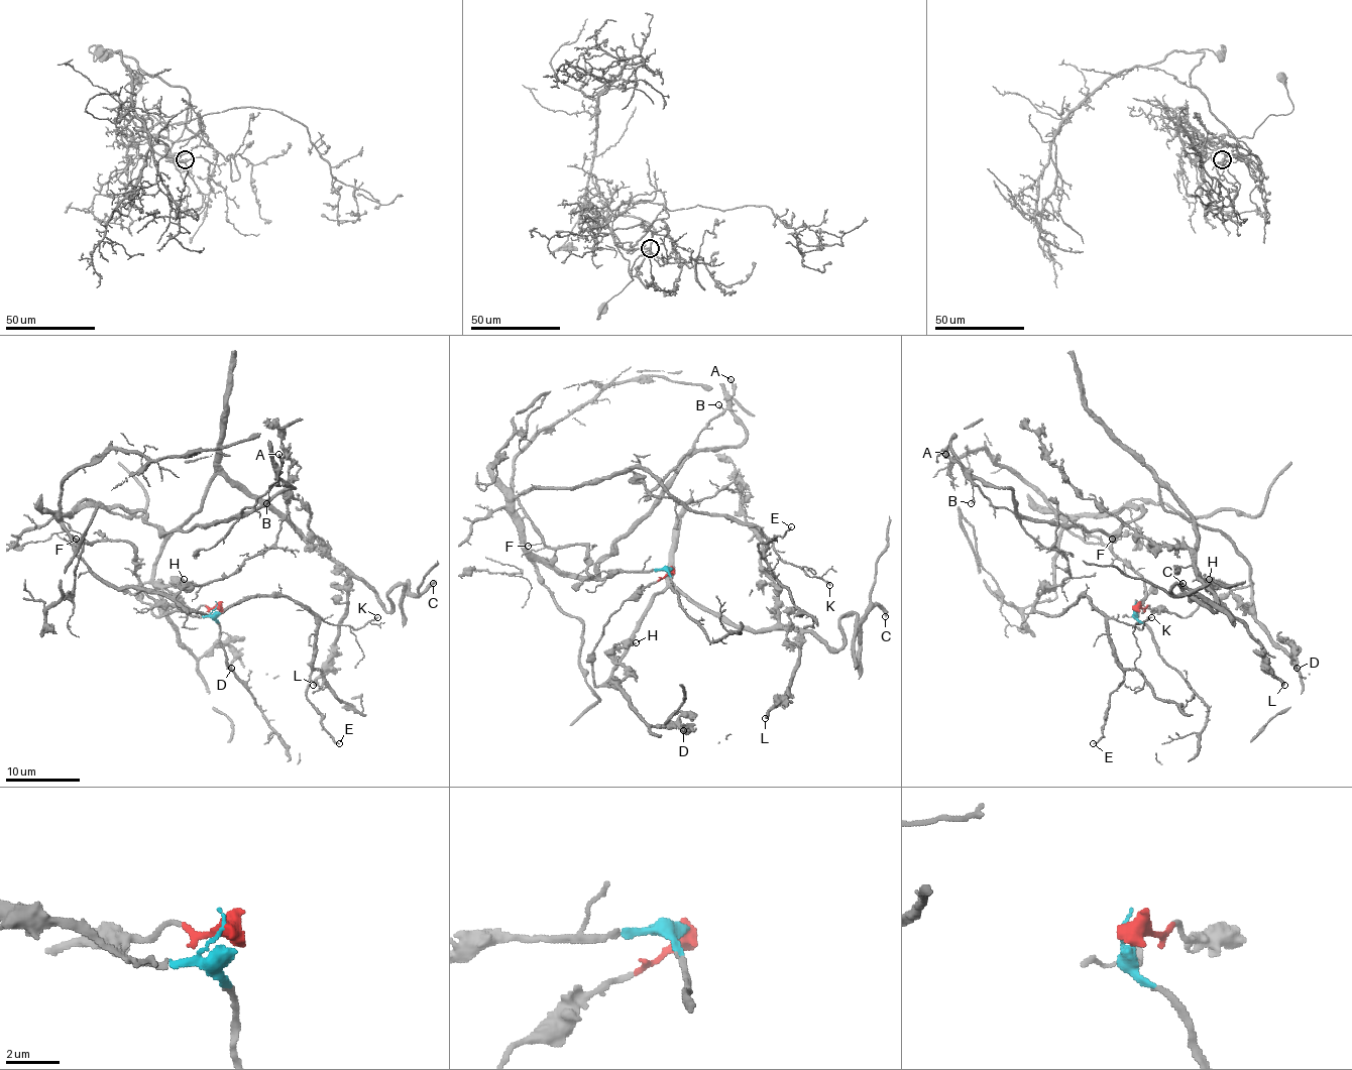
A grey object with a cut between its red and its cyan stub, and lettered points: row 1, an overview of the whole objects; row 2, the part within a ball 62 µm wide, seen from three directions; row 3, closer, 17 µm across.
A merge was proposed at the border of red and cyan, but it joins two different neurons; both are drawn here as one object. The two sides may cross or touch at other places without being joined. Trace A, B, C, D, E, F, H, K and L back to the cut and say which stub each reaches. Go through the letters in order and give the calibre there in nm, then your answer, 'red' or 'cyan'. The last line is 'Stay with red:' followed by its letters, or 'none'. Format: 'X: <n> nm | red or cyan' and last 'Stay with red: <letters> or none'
A: 160 nm | cyan
B: 120 nm | cyan
C: 360 nm | red
D: 150 nm | red
E: 130 nm | cyan
F: 110 nm | cyan
H: 500 nm | red
K: 150 nm | cyan
L: 340 nm | red
Stay with red: C, D, H, L

